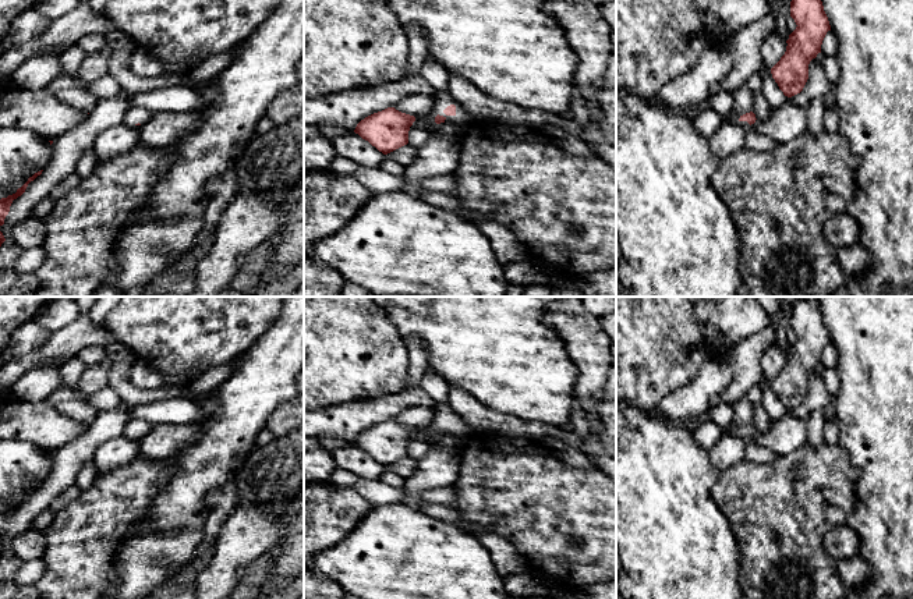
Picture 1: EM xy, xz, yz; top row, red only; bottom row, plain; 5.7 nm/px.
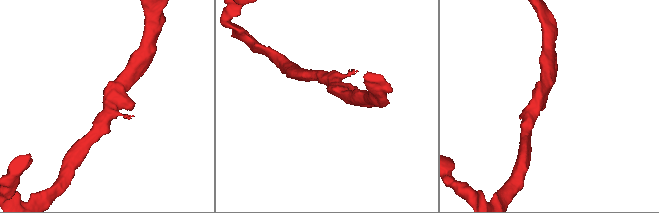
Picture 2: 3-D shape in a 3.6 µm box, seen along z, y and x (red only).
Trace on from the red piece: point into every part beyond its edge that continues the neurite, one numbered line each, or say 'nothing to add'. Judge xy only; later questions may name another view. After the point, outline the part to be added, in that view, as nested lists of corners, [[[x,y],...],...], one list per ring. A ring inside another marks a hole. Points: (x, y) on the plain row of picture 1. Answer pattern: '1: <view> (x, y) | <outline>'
1: xy (135, 426) | [[[132,418],[124,429],[124,436],[139,443],[141,437],[145,436],[152,428],[152,423],[141,418]]]

